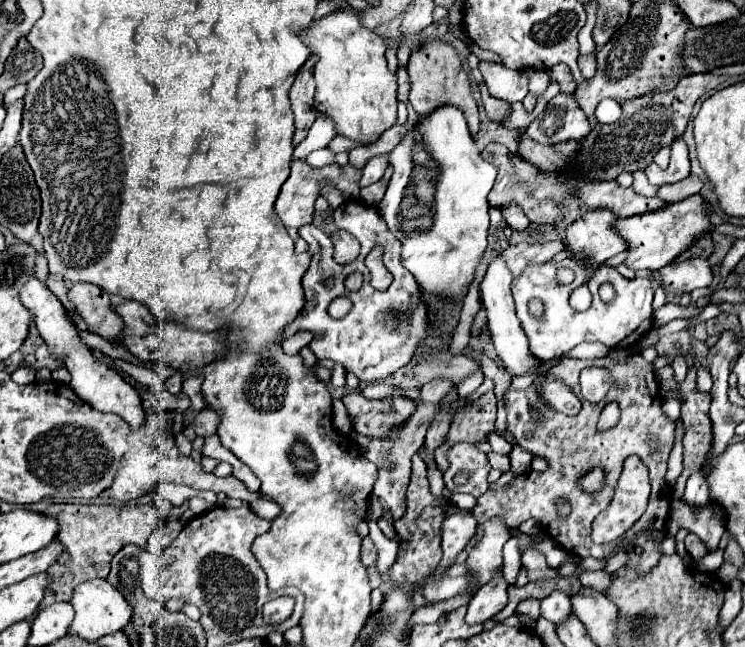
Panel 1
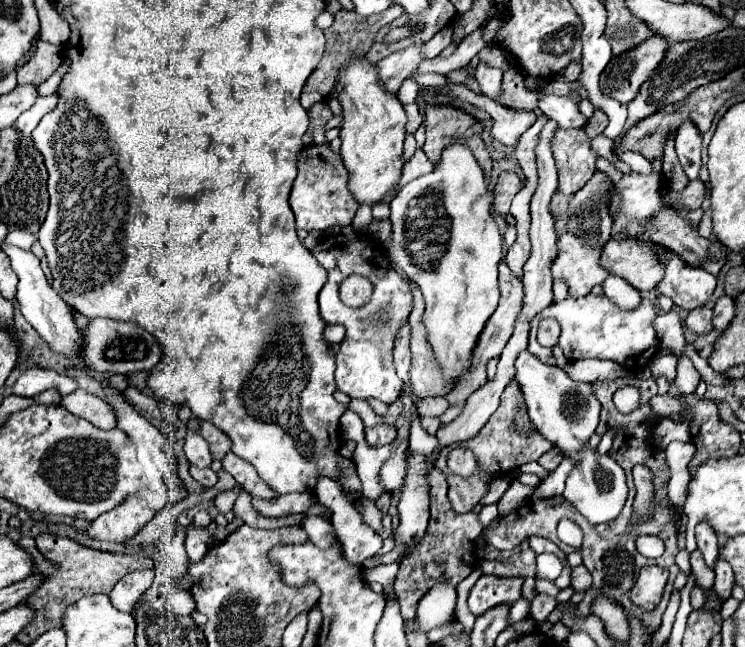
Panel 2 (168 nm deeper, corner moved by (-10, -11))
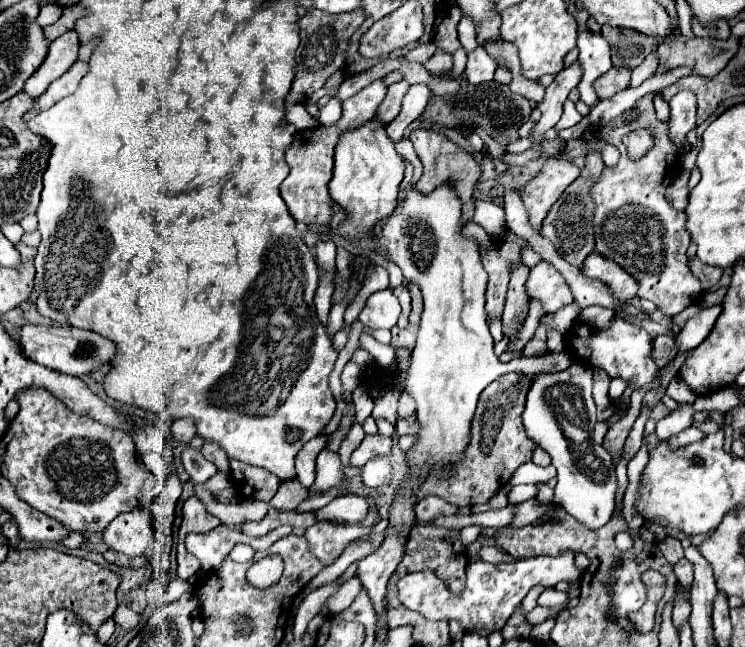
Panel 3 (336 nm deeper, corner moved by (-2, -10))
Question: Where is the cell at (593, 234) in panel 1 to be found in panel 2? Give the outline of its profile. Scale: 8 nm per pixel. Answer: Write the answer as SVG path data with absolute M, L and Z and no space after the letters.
M574 234L560 236L558 246L560 256L552 264L552 276L564 278L572 296L584 296L608 278L610 272L600 264L600 248L586 244Z

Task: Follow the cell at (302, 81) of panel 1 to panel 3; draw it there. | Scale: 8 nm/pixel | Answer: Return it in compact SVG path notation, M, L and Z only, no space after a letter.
M308 9L304 17L298 19L300 25L300 47L296 49L296 67L294 67L294 81L292 89L286 97L288 103L302 103L310 101L310 93L324 87L328 77L344 67L344 55L348 47L350 35L362 25L364 13L354 9L350 13L324 13L320 9Z

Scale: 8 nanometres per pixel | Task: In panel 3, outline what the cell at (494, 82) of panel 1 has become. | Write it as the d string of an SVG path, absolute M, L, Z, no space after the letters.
M476 47L474 51L468 53L468 63L466 63L464 77L466 77L466 81L470 85L492 81L496 67L498 67L498 63L486 53L486 49L484 47Z

